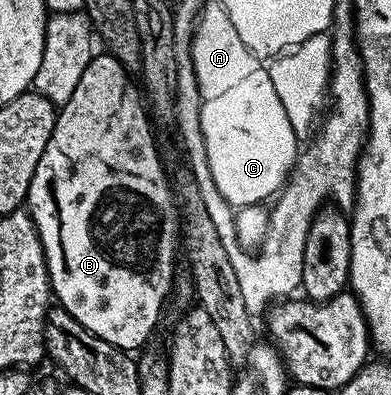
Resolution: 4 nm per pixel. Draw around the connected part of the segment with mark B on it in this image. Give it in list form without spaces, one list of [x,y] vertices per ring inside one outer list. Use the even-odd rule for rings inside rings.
[[[99,53],[91,58],[80,81],[77,82],[73,95],[58,112],[55,128],[45,145],[45,153],[41,153],[41,161],[37,161],[33,181],[27,190],[25,207],[39,234],[47,262],[47,278],[51,280],[51,290],[58,306],[65,308],[86,331],[101,337],[101,341],[109,341],[109,345],[119,347],[128,353],[135,353],[140,350],[138,347],[150,337],[151,330],[159,319],[163,298],[169,295],[177,278],[175,250],[177,253],[181,247],[181,219],[177,214],[177,203],[173,198],[173,187],[169,182],[168,172],[167,175],[163,172],[163,163],[159,160],[159,151],[155,148],[154,137],[151,136],[153,123],[149,118],[144,96],[139,87],[135,88],[135,83],[131,79],[134,79],[132,72],[123,67],[121,61],[117,61],[113,56]]]

